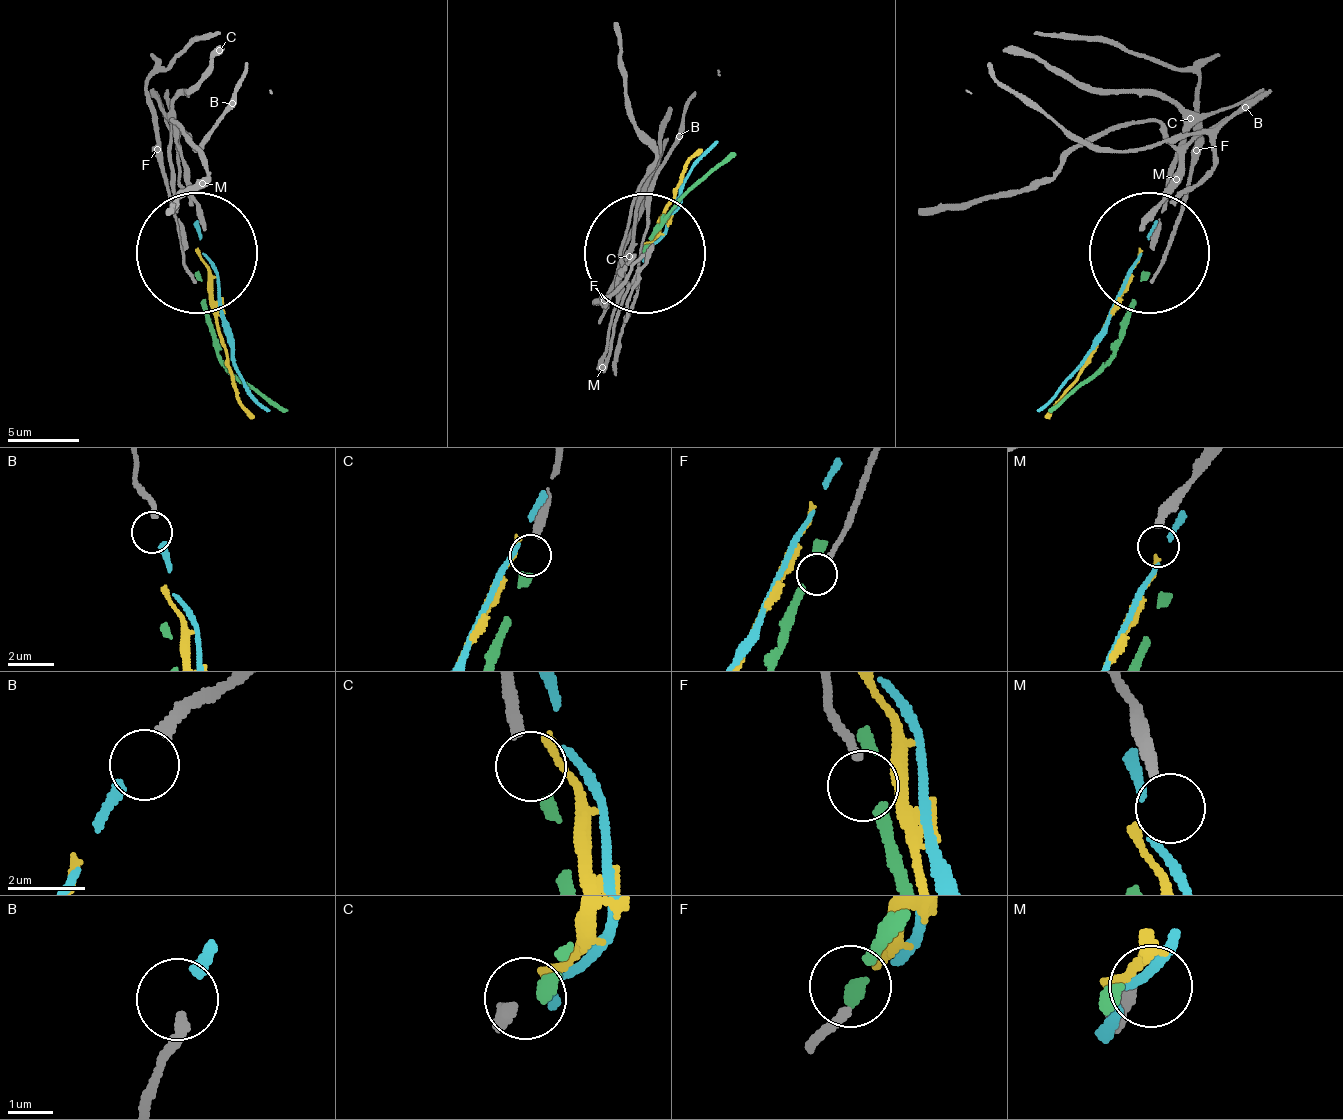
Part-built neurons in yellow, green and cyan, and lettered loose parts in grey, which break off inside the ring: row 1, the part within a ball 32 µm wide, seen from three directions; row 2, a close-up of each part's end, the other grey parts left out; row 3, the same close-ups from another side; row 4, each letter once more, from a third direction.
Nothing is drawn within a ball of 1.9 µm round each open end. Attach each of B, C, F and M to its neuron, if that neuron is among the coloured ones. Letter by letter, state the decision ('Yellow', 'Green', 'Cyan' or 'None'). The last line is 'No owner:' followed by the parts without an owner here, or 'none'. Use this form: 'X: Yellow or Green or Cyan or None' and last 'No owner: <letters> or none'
B: Cyan
C: Green
F: None
M: None
No owner: F, M

